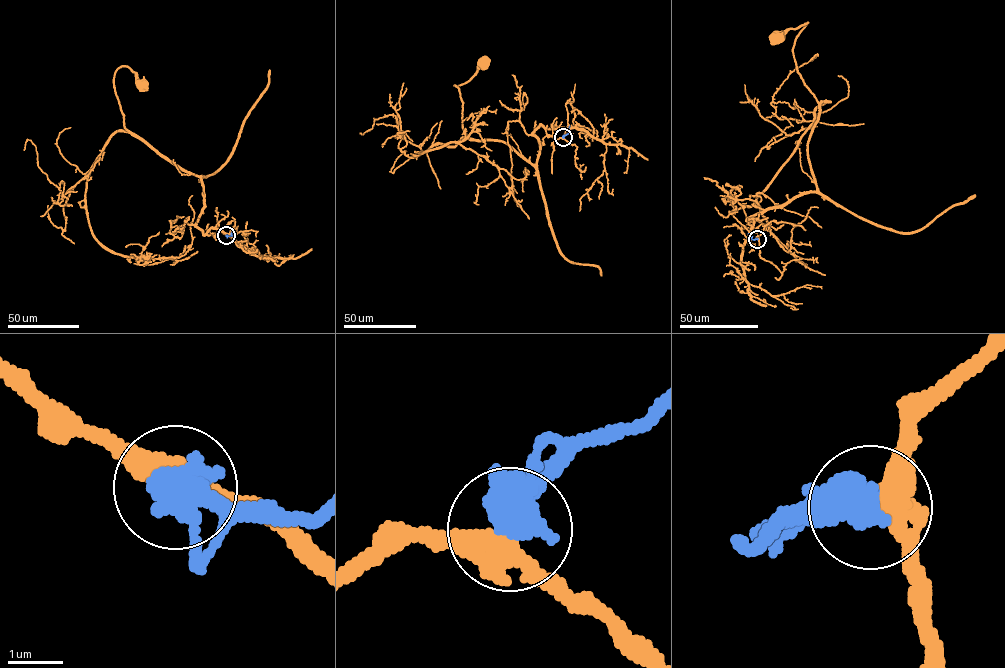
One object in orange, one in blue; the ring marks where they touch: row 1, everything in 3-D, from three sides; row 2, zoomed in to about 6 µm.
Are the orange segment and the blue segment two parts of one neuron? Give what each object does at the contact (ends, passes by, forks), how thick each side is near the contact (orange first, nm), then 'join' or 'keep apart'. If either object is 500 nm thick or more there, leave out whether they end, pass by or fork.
orange passes by; blue forks there; 360 nm thick on the orange side, 440 nm on the other; keep apart

